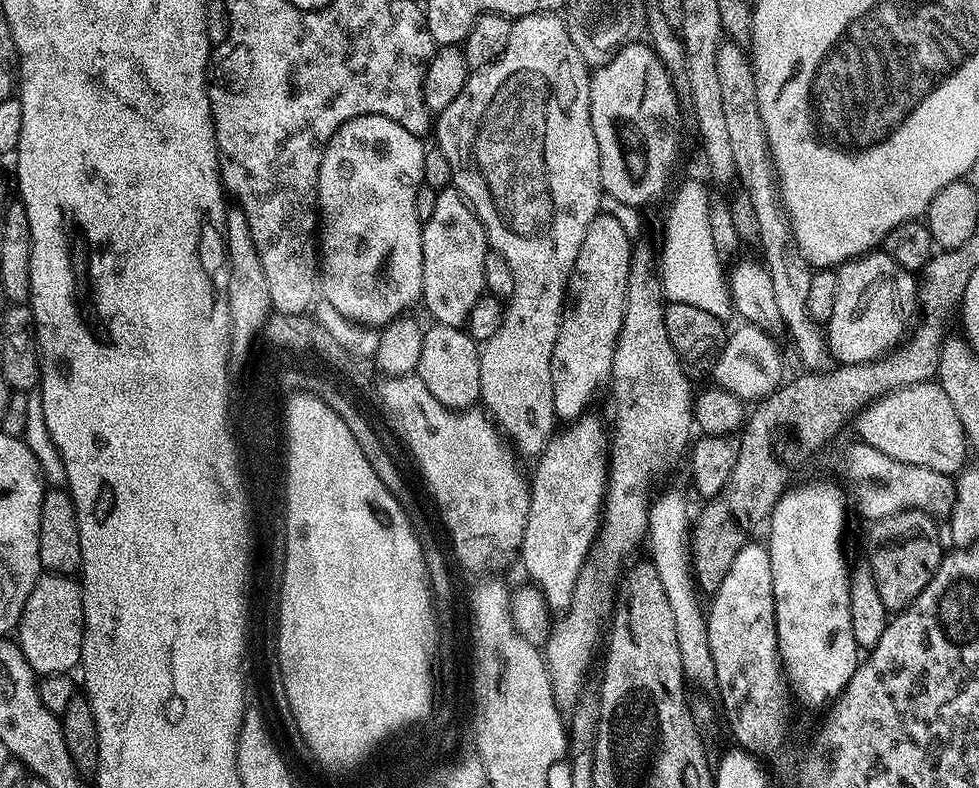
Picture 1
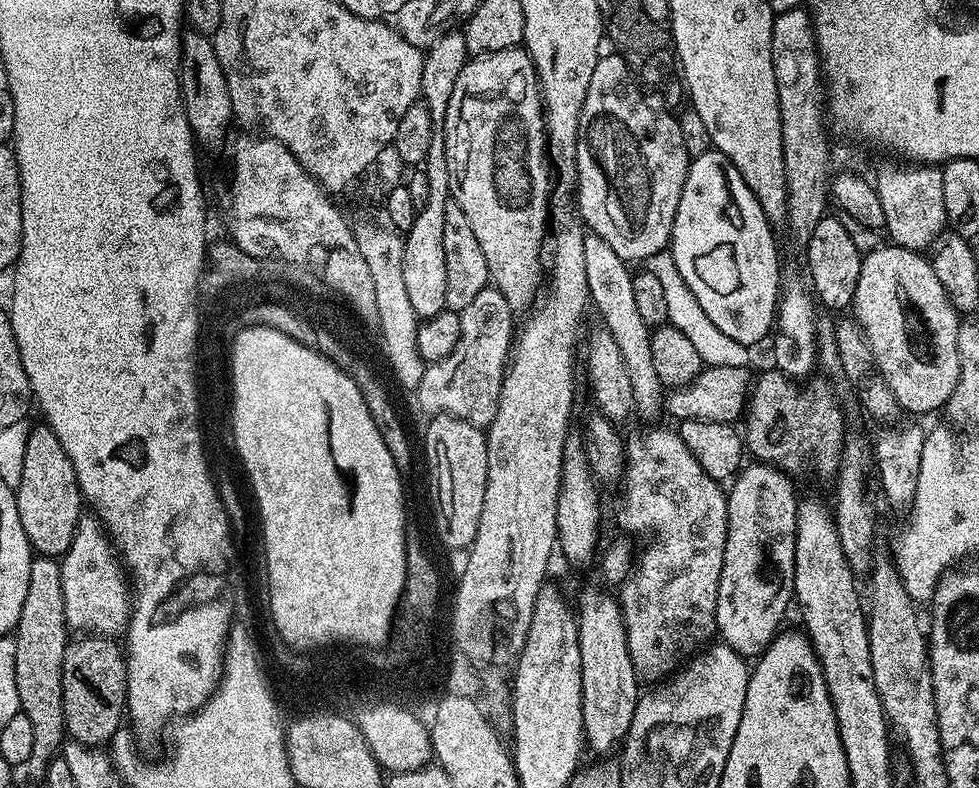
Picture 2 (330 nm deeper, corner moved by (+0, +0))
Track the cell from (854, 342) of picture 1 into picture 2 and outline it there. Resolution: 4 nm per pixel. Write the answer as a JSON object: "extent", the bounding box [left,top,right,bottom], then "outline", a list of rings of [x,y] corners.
{"extent":[851,246,962,413],"outline":[[[881,246],[863,253],[851,311],[870,342],[876,368],[886,377],[890,390],[894,390],[894,398],[901,409],[905,413],[936,412],[939,408],[941,411],[958,386],[958,330],[962,317],[954,310],[946,290],[942,290],[942,282],[938,282],[938,274],[934,274],[931,263],[921,253],[899,246]]]}

